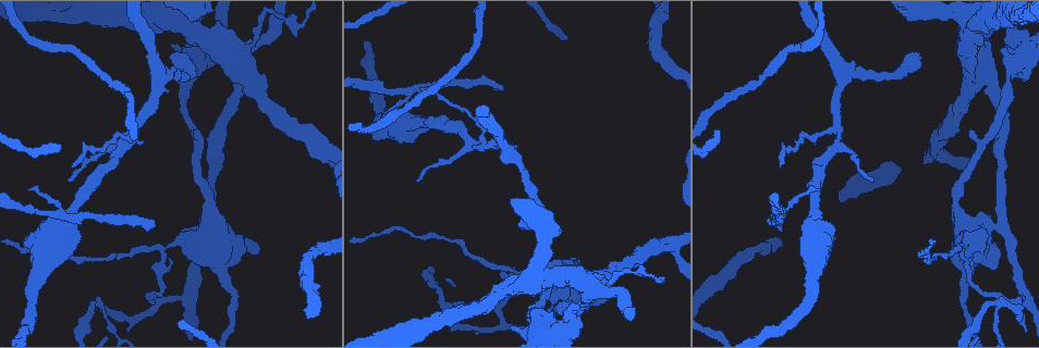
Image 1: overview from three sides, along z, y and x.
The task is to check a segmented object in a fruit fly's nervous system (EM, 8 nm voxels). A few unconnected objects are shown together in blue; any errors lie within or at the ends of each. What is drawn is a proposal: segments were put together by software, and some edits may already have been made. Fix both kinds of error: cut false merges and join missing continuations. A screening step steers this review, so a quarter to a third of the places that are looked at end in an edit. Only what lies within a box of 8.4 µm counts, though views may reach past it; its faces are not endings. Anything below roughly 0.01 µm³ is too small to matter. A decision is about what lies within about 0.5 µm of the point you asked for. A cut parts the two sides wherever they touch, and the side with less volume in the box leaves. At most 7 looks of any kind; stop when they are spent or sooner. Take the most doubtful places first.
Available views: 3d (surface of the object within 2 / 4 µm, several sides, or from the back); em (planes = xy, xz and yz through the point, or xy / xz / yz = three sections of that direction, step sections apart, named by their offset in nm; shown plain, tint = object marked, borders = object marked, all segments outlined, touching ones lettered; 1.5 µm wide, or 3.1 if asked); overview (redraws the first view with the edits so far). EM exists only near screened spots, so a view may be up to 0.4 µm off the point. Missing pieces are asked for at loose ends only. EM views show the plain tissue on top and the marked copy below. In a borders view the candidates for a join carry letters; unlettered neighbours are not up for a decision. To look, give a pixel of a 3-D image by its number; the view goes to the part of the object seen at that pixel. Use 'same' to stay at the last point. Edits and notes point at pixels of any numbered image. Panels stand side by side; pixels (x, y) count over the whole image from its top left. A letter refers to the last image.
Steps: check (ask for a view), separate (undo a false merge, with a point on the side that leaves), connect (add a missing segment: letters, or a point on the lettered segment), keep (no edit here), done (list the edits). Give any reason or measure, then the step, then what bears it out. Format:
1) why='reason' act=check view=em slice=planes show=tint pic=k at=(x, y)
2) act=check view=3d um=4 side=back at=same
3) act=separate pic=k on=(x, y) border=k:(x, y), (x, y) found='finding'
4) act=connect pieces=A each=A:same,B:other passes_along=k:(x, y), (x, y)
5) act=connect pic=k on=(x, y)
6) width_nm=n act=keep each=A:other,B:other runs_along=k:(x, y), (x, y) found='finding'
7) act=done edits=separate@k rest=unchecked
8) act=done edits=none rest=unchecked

why='three arms meet' act=check view=3d um=4 pic=1 at=(837, 131)

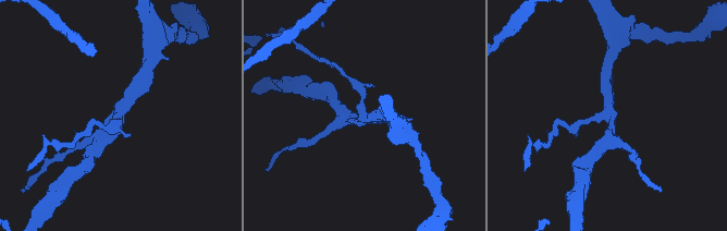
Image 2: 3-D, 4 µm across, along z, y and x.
arms=3 why='need the tissue' act=check view=em slice=planes show=borders pic=2 at=(610, 114)

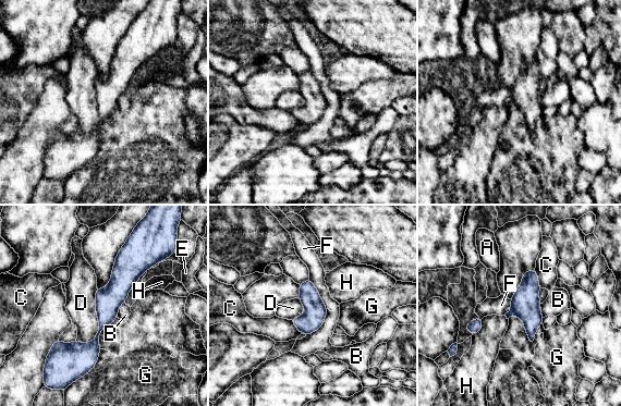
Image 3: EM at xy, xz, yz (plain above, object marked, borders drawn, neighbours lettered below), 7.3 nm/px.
width_nm=160 act=keep each=A:other,B:other,C:other,D:other,E:other,F:other,G:other,H:other border=3:(97, 288), (98, 332), (84, 344) found='all the same cell'

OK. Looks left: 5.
act=check view=em slice=planes show=tint pic=1 at=(538, 322)

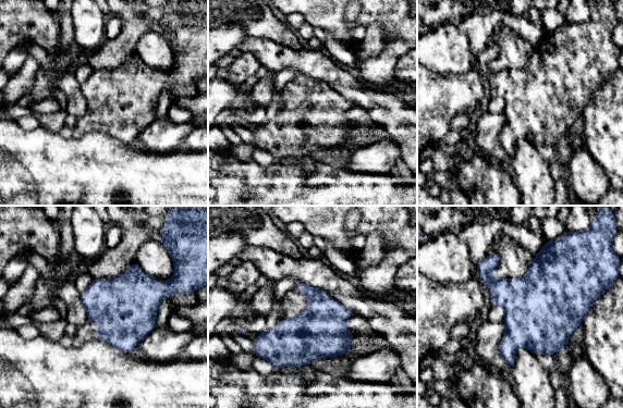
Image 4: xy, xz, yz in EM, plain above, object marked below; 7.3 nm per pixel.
why='see the neighbours' act=check view=em slice=planes show=borders at=same

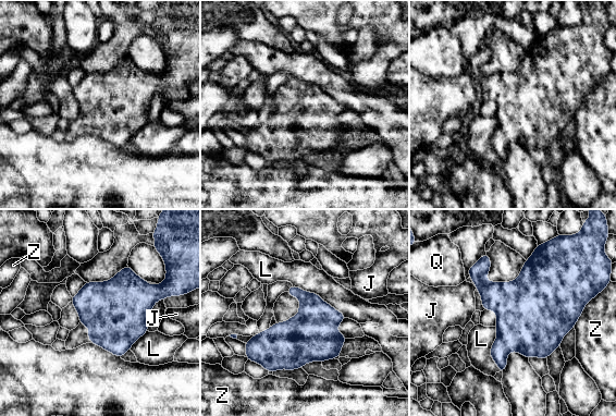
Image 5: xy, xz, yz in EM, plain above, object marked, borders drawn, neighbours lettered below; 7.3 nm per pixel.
width_nm=480 act=keep each=J:other,L:other,Q:other,Z:other border=5:(293, 284), (317, 293), (347, 317) found='one cell here'

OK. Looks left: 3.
why='branch stops here' act=check view=3d um=4 pic=1 at=(172, 54)

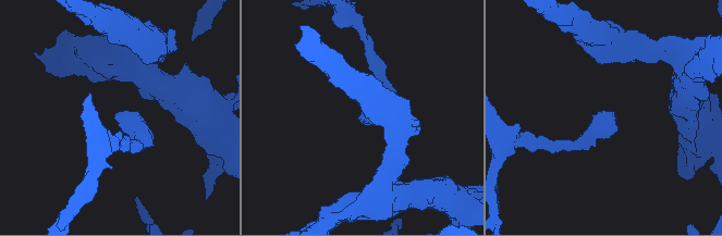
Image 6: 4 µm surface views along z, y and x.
why='now the EM' act=check view=em slice=yz step=8 show=tint pic=6 at=(360, 118)

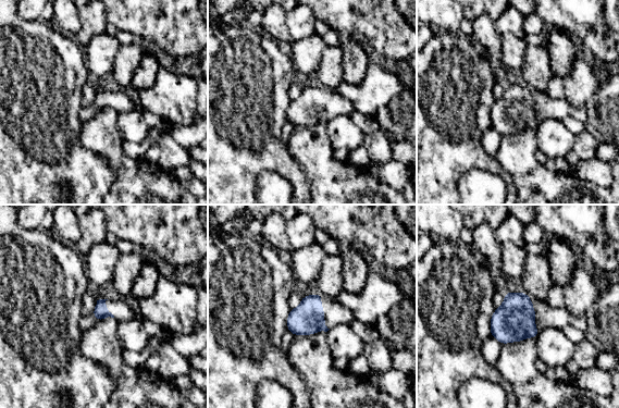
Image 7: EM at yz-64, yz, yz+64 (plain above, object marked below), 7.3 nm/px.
act=check view=em slice=planes show=borders at=same

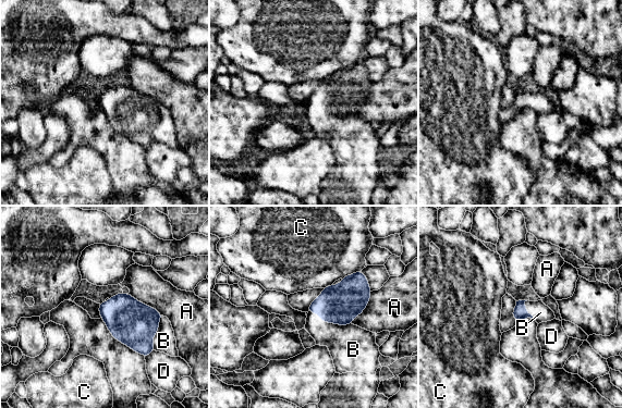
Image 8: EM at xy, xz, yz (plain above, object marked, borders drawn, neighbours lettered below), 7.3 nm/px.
longest_contact=B:340nm act=connect pieces=B each=A:other,B:same,C:other,D:other passes_along=8:(339, 305), (328, 321), (351, 346) found='the cell continues'

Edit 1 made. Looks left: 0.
act=done edits=connect@8 rest=unchecked

